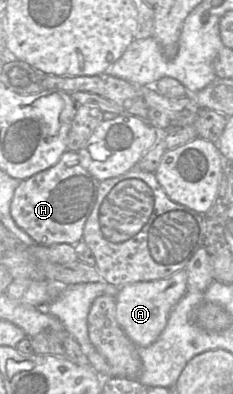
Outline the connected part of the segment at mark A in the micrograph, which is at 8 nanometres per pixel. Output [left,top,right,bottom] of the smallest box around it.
[116,270,187,347]

